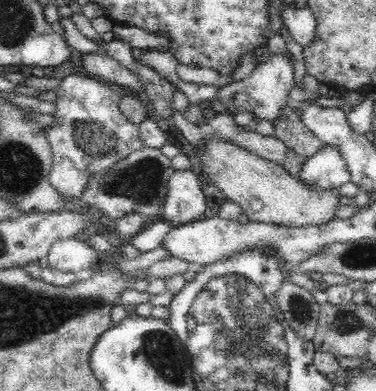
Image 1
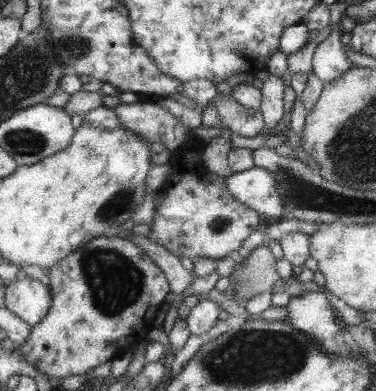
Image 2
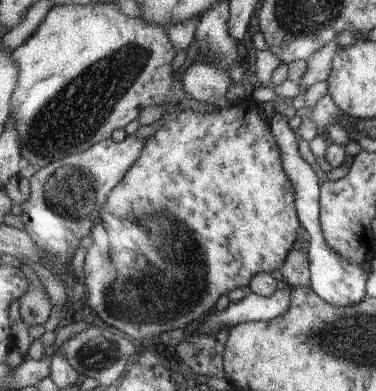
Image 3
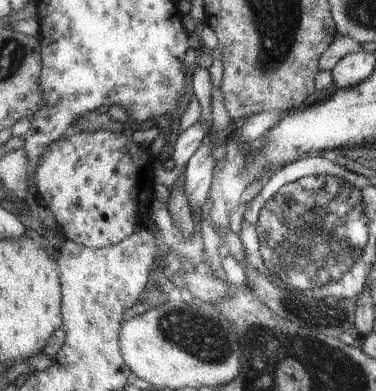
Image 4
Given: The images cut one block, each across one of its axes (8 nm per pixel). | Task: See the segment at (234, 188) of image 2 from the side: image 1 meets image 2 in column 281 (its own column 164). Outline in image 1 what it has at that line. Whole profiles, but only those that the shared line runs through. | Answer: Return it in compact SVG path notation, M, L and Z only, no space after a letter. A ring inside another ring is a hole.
M192 170L172 172L168 180L168 194L162 202L164 220L174 226L184 226L210 216L210 204L202 192L202 184Z

